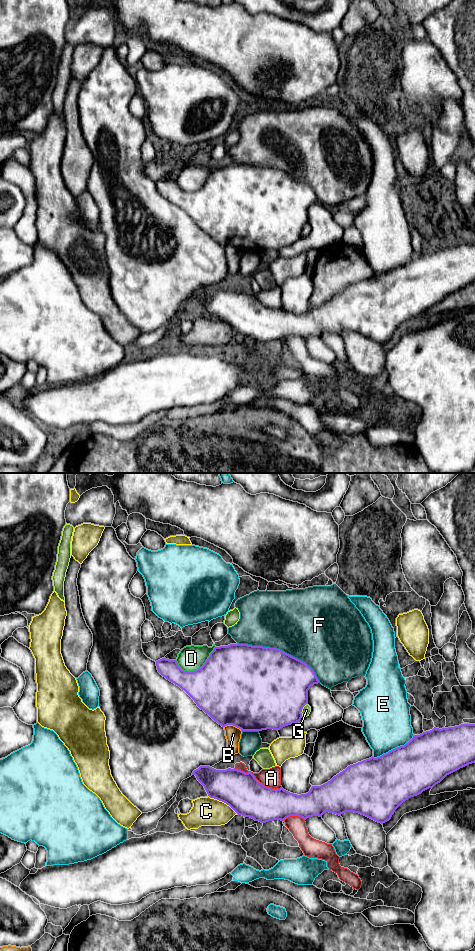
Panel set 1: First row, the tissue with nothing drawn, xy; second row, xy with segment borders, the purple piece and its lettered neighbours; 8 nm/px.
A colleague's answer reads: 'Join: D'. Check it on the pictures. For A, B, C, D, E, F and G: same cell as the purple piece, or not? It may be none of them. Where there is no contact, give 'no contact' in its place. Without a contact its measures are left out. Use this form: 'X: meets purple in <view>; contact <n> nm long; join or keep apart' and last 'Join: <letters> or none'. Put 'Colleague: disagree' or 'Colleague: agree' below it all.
A: meets purple in xy; contact 420 nm long; keep apart
B: meets purple in xy; contact 150 nm long; keep apart
C: meets purple in xy; contact 280 nm long; keep apart
D: meets purple in xy; contact 340 nm long; keep apart
E: meets purple in xy; contact 380 nm long; keep apart
F: meets purple in xy; contact 750 nm long; keep apart
G: meets purple in xy; contact 120 nm long; keep apart
Join: none
Colleague: disagree

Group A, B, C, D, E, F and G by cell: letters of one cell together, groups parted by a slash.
A D / B / C / E / F / G

